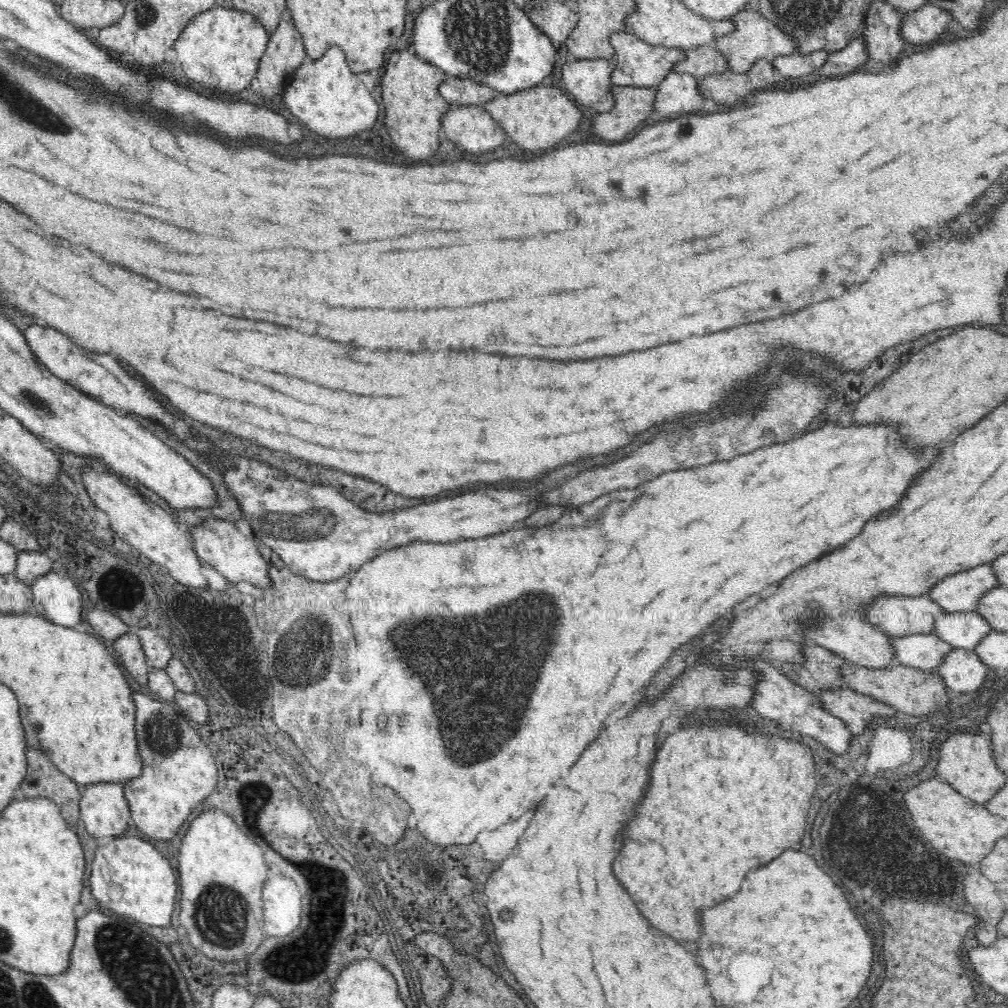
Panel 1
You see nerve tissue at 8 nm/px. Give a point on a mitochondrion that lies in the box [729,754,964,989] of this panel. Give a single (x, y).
(937, 877)

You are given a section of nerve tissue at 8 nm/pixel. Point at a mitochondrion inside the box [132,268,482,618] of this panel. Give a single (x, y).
(313, 525)

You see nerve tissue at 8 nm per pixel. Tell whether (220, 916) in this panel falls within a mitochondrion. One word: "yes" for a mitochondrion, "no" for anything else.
yes

